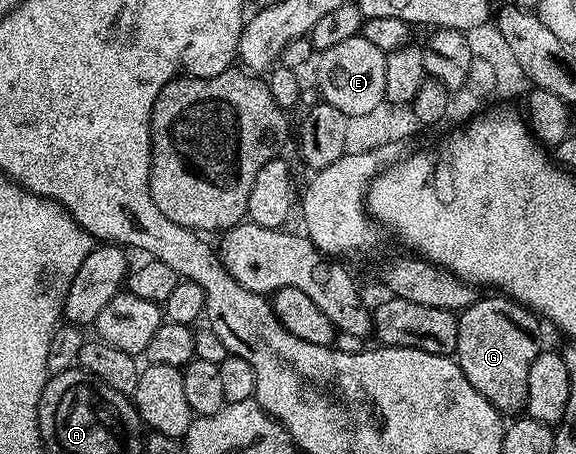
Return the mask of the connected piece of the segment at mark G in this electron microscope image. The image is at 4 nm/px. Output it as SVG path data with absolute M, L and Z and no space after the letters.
M478 298L457 315L459 341L455 358L467 381L487 397L494 409L502 416L513 417L525 411L527 373L531 373L531 365L539 354L532 335L534 316L508 298L493 298L497 299Z

